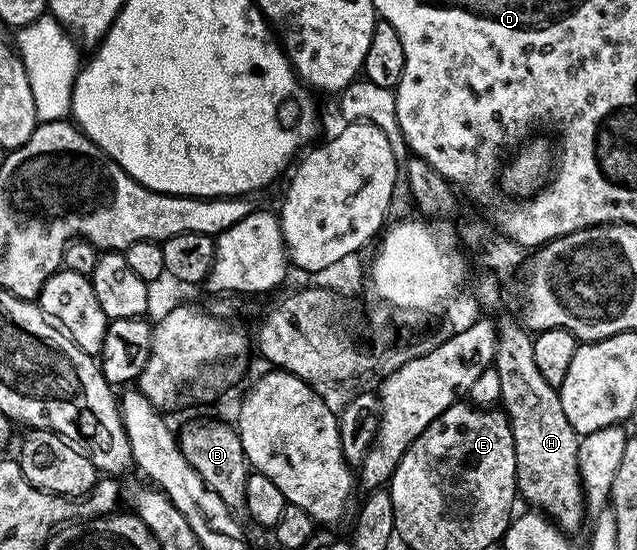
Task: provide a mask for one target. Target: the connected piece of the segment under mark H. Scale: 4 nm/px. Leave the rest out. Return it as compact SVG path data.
M517 319L496 324L496 359L494 367L502 382L500 404L514 434L516 491L525 505L539 510L563 532L575 534L584 524L586 501L580 480L578 446L580 436L570 426L562 410L557 385L542 378L534 362L533 337Z

